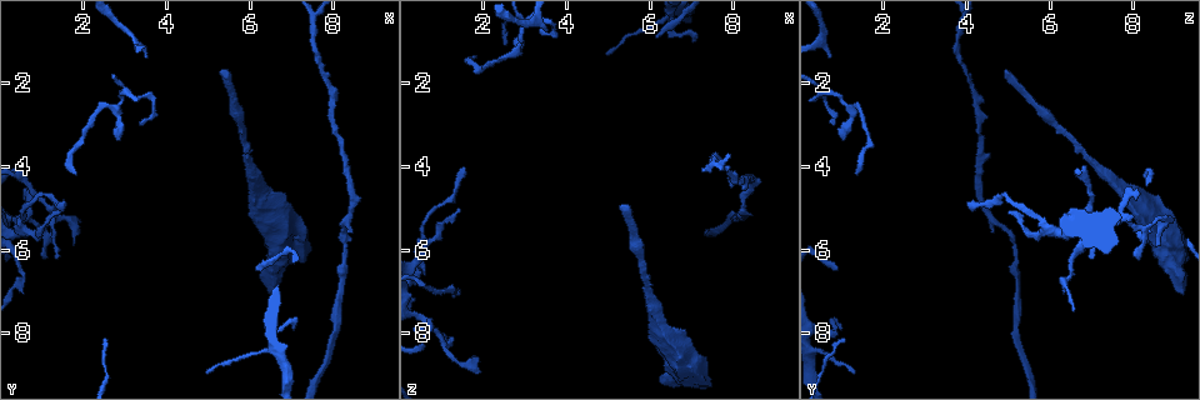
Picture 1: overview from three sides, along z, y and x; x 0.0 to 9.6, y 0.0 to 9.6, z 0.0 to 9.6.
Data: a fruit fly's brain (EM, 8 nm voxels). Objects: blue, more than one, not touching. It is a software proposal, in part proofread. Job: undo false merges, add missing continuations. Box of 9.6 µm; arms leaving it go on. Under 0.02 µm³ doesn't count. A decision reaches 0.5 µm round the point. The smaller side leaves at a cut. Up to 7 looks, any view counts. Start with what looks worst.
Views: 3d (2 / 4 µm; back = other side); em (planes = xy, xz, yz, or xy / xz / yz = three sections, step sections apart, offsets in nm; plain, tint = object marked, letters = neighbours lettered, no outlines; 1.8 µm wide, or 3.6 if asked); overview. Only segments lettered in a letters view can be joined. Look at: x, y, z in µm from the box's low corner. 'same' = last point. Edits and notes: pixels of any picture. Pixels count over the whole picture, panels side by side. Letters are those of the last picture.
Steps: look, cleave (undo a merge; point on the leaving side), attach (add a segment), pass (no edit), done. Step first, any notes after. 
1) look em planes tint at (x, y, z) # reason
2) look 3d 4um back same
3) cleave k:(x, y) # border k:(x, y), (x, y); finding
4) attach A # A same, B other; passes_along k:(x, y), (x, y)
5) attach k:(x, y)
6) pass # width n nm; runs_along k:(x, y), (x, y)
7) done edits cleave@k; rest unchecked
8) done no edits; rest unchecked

look em planes letters at (5.25, 1.75, 4.85) # free end

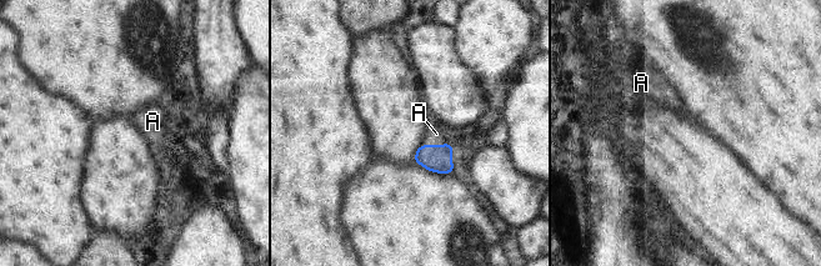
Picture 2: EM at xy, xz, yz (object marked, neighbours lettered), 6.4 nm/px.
attach A # A same; the cell continues

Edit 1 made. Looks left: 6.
look overview

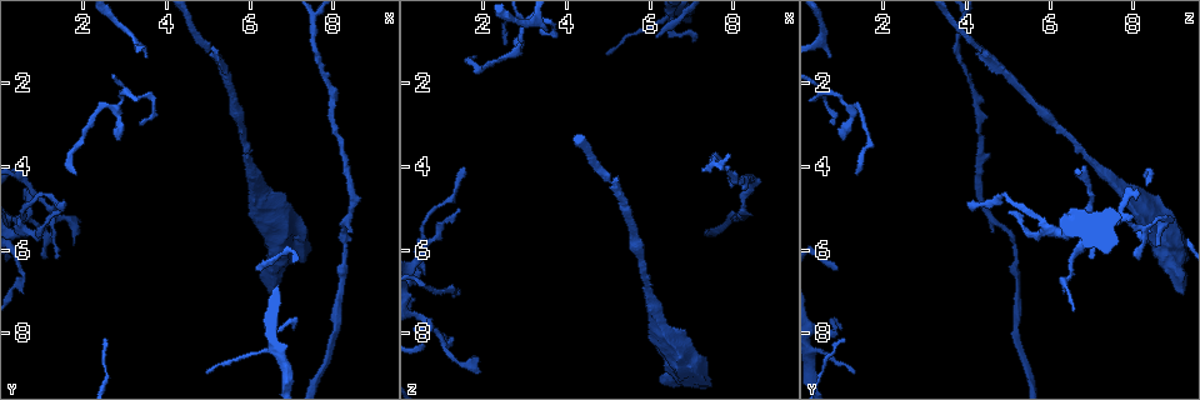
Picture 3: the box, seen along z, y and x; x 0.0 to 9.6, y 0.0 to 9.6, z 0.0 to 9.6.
look 3d 4um at (1.55, 4.90, 3.95) # long arm stops here

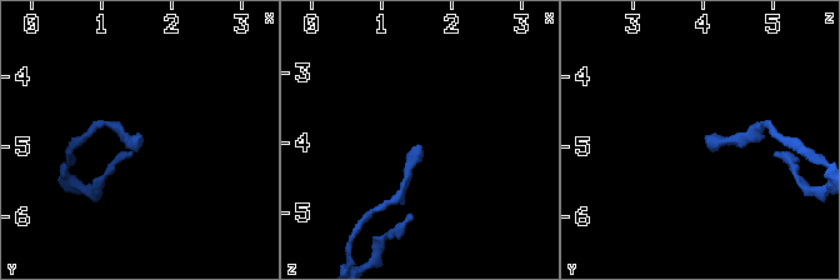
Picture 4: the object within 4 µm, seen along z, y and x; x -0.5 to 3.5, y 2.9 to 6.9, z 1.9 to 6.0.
look em planes letters at (1.50, 4.90, 4.05) # now the EM

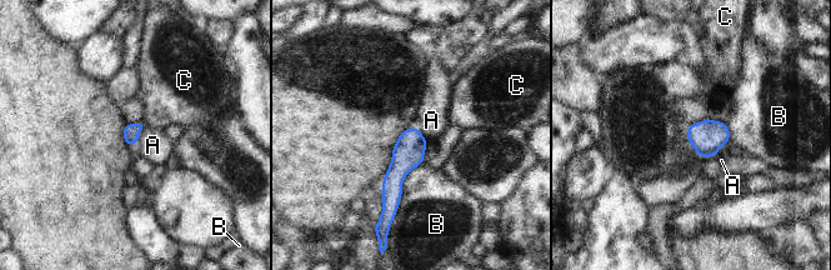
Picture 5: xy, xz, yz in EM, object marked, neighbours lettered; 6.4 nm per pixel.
pass # width 110 nm; A other, B other, C other; border 5:(145, 125), (135, 148); none of them fits

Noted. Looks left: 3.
done edits attach@2; rest unchecked

